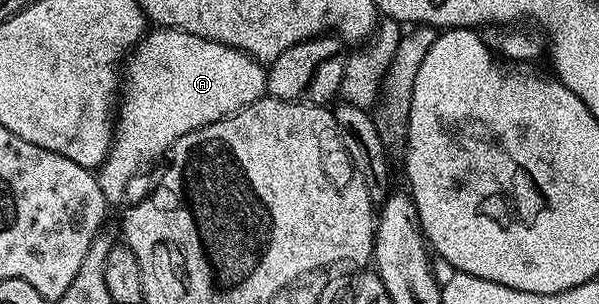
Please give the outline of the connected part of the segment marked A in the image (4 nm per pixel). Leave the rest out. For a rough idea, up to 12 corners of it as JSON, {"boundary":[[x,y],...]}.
{"boundary":[[176,28],[126,57],[101,194],[263,99],[267,68]]}

